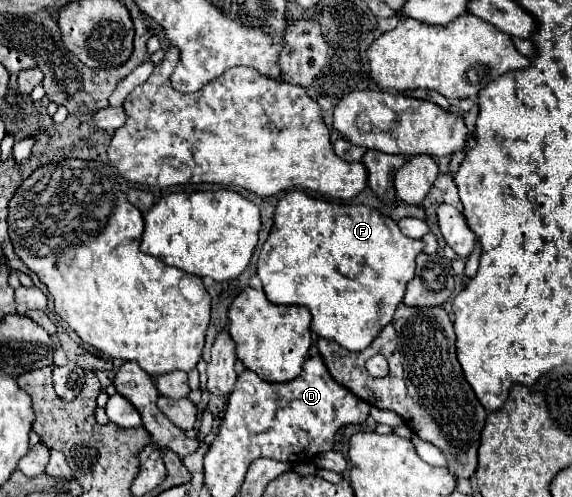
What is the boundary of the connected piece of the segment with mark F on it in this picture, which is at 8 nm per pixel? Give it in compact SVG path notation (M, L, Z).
M291 191L277 203L271 233L259 253L257 275L263 281L263 291L271 303L305 305L313 315L313 333L337 341L349 351L363 351L403 303L405 287L415 275L415 257L423 247L423 241L403 235L389 215L379 213L373 207L323 201L309 197L303 191Z

